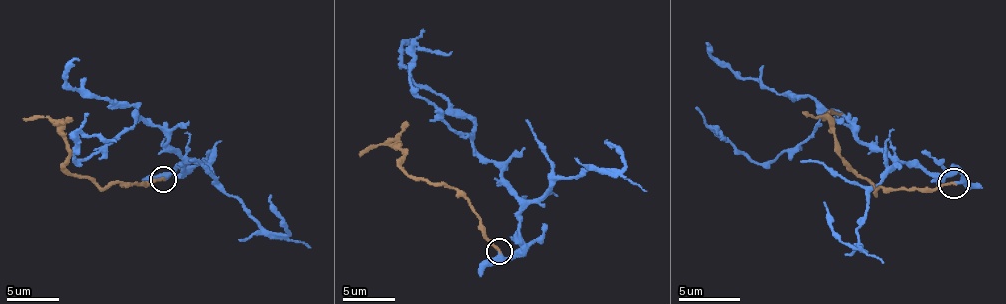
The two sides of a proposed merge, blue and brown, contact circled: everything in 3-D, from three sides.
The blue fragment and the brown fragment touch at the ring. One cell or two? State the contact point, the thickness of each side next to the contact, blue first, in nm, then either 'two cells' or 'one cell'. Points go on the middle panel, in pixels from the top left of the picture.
place (499, 251); calibres 360 and 200 nm; one cell

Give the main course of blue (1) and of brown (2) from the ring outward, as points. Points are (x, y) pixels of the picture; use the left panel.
1: (163, 179), (184, 169), (184, 161), (165, 135), (139, 116), (105, 148), (73, 158), (81, 137), (115, 143)
2: (163, 179), (97, 187), (86, 177), (68, 172), (65, 135), (49, 119), (23, 119)

